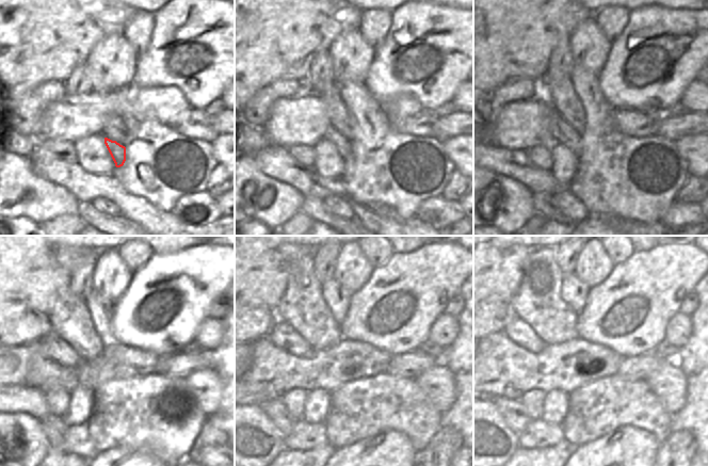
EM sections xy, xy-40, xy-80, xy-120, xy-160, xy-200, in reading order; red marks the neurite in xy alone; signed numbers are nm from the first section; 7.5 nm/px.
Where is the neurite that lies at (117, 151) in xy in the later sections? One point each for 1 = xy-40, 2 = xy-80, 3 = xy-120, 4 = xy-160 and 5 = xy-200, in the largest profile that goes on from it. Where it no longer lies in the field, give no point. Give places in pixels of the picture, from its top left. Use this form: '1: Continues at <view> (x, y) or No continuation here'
1: Continues at xy-40 (343, 145)
2: Continues at xy-80 (562, 132)
3: Continues at xy-120 (52, 347)
4: Continues at xy-160 (282, 335)
5: Continues at xy-200 (517, 331)

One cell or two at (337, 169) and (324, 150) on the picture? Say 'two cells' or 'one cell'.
one cell

